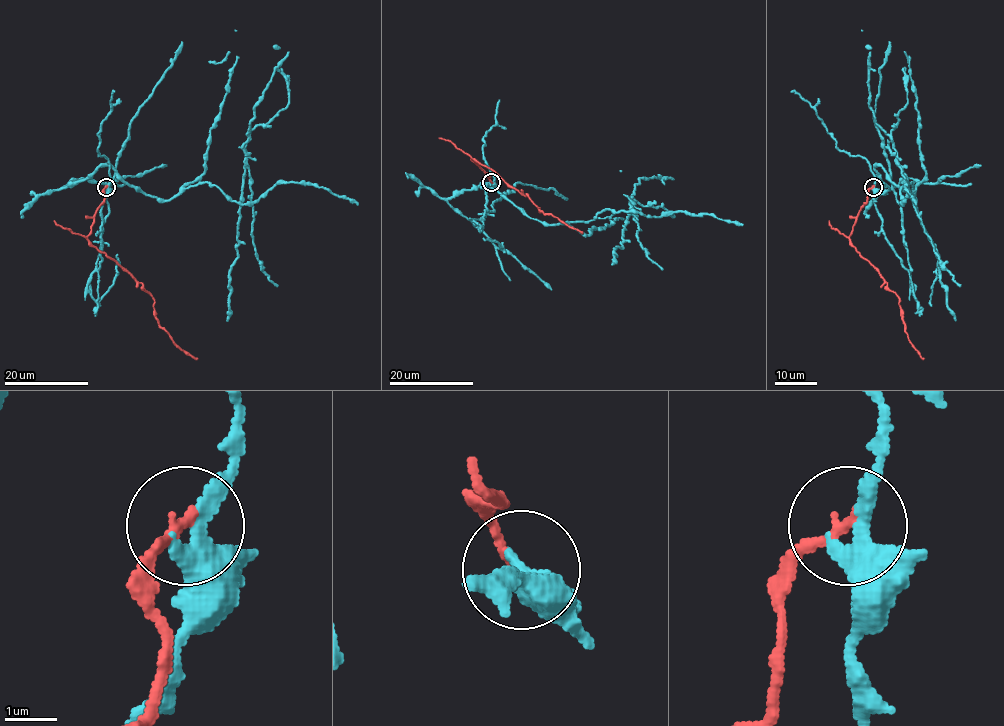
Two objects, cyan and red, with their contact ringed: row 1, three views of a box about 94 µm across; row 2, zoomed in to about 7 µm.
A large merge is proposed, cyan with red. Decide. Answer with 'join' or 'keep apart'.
keep apart

